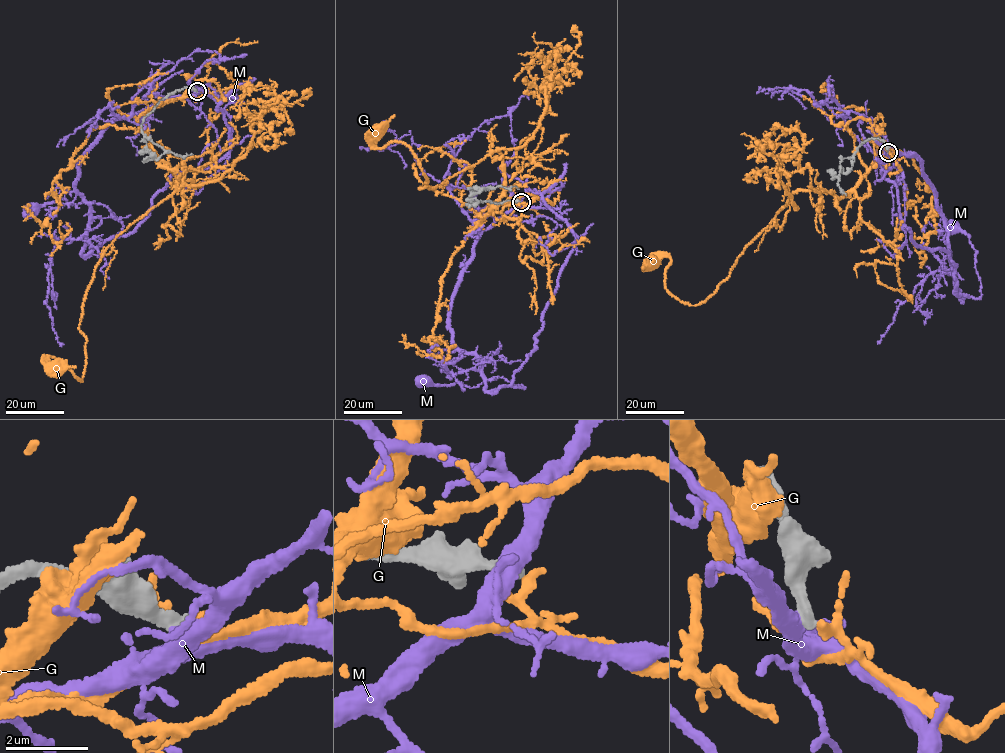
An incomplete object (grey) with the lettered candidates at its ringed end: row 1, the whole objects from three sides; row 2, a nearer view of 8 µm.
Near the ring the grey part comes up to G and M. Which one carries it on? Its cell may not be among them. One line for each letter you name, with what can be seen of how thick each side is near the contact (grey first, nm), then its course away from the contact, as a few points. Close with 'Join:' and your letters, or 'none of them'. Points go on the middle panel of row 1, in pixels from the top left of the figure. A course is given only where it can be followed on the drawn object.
Join: none of them

